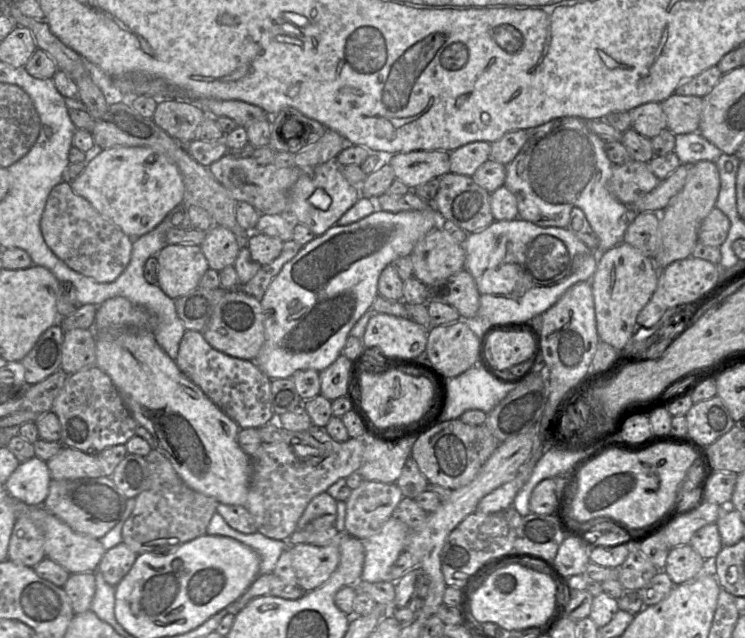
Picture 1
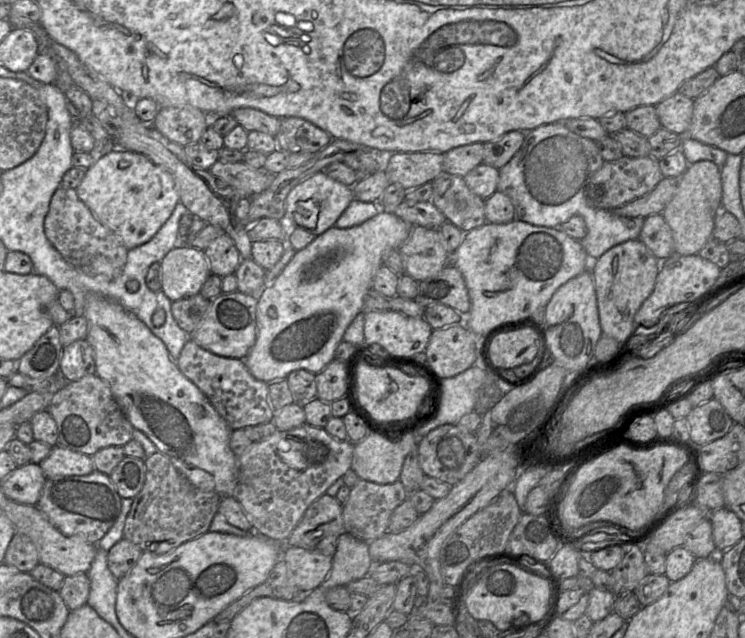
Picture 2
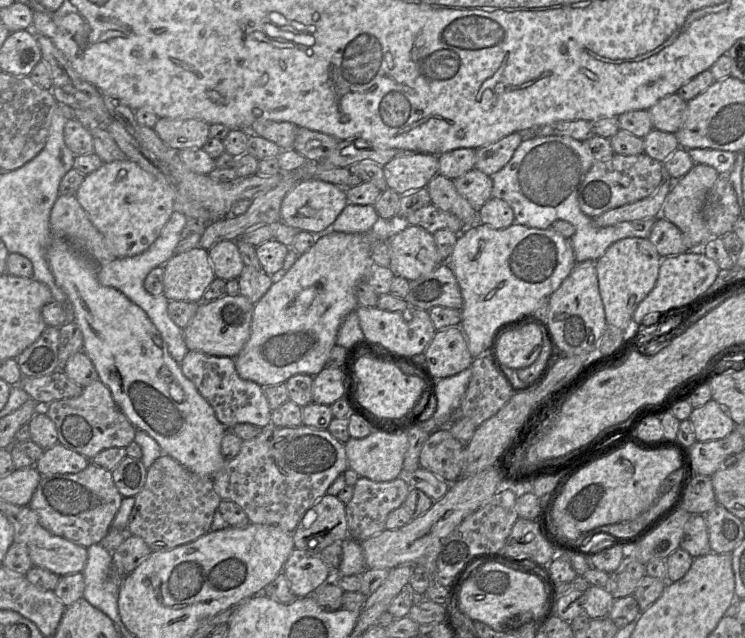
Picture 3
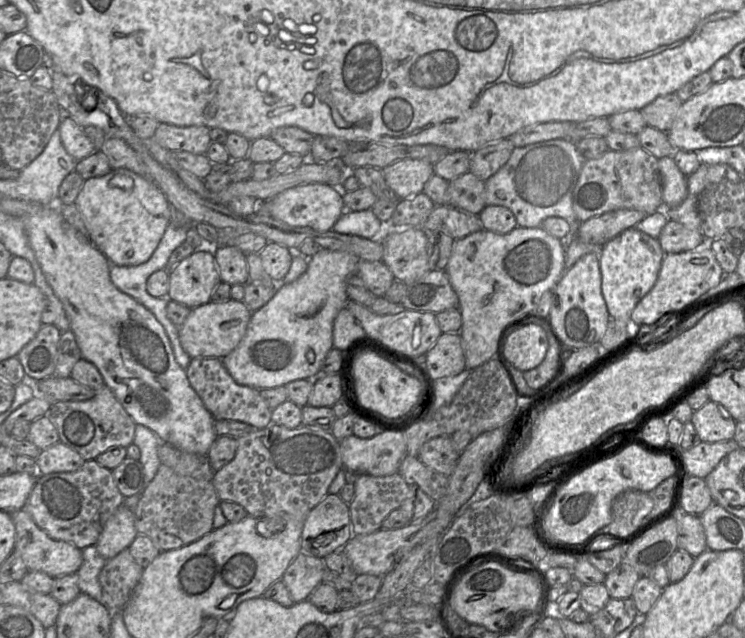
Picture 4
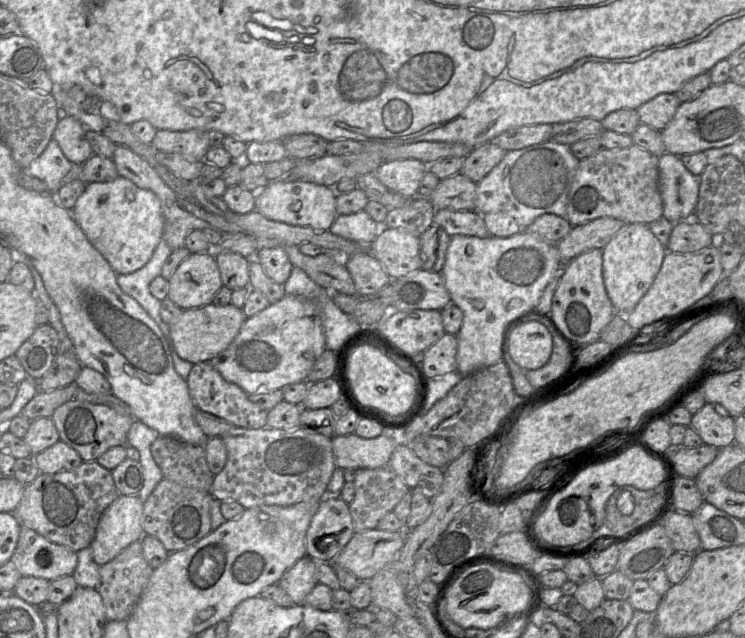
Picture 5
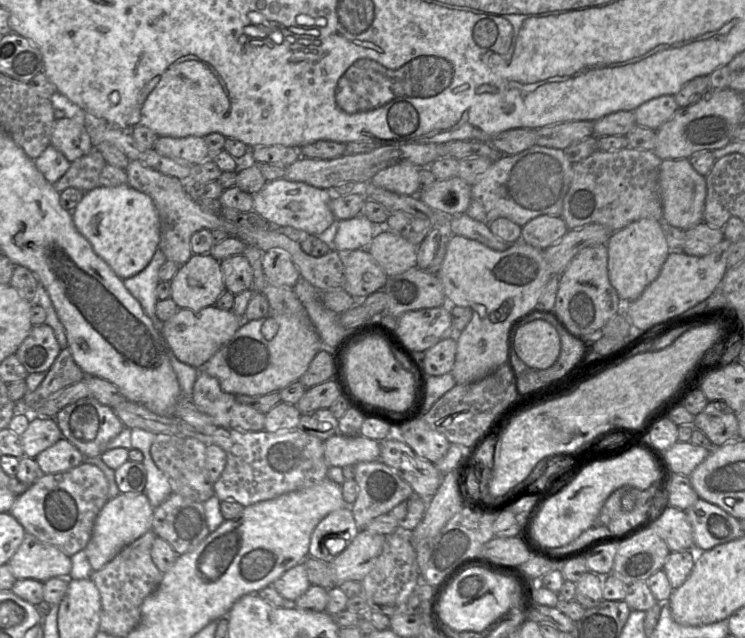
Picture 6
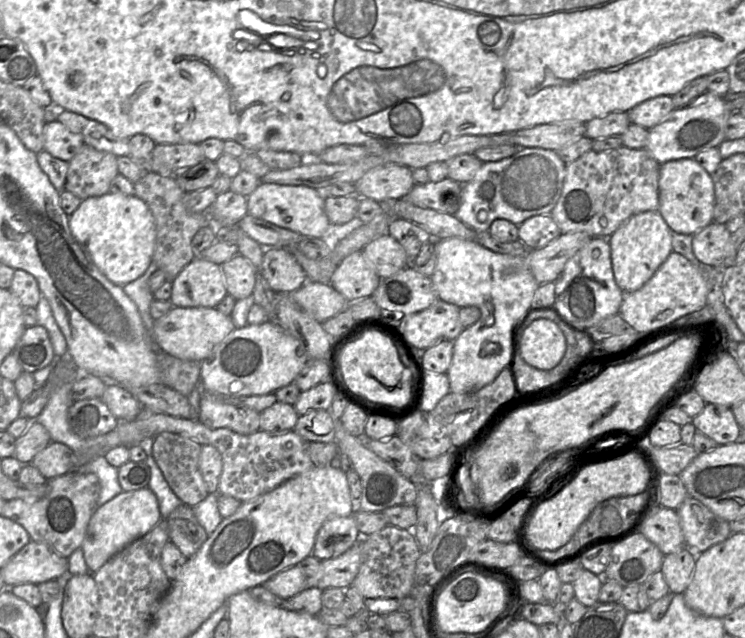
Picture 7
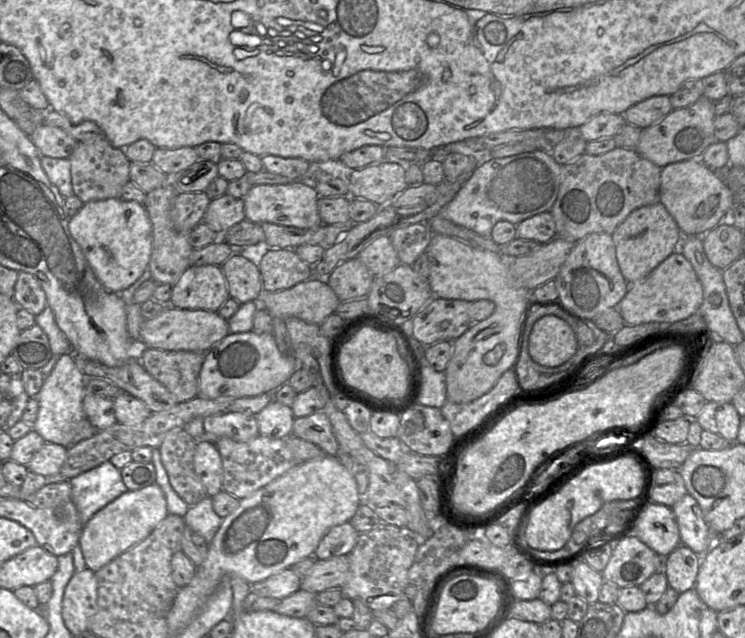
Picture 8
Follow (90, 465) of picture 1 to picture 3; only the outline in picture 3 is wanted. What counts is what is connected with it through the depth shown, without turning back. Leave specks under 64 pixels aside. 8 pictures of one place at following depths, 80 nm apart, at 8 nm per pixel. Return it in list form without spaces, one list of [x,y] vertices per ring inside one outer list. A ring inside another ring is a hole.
[[[57,442],[51,448],[44,450],[42,456],[35,463],[35,467],[43,476],[79,473],[89,464],[88,458]]]

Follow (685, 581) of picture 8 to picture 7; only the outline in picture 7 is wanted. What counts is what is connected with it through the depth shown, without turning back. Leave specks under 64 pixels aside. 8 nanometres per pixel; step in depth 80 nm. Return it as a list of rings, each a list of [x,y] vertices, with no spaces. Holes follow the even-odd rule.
[[[685,545],[677,552],[664,555],[661,572],[673,594],[684,593],[691,582],[699,554]]]

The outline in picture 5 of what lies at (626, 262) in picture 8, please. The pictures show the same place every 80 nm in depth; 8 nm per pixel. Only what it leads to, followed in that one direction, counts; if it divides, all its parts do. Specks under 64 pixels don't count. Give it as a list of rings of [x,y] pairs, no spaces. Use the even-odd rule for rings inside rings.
[[[625,224],[602,248],[603,281],[617,314],[630,313],[652,285],[667,249],[654,236],[647,224]]]

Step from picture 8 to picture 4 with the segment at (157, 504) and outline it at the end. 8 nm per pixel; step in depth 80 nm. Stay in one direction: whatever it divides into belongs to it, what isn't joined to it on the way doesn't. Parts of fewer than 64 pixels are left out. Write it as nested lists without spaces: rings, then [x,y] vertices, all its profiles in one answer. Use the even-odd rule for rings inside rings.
[[[122,505],[105,523],[95,546],[104,559],[110,560],[128,549],[137,535],[134,510]]]

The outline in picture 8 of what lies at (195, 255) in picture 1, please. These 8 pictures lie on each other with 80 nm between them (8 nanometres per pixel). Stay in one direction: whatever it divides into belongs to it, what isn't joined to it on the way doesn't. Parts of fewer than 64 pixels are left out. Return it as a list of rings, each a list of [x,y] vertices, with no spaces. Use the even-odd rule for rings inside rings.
[[[190,266],[173,286],[170,306],[217,312],[229,297],[221,266]]]

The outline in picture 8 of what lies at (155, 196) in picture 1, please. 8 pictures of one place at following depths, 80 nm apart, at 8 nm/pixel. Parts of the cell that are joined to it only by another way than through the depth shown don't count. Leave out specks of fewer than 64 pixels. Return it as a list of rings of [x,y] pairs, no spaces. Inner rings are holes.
[[[121,198],[90,201],[69,219],[69,231],[81,247],[96,278],[112,293],[121,293],[149,268],[152,224],[146,208]]]

